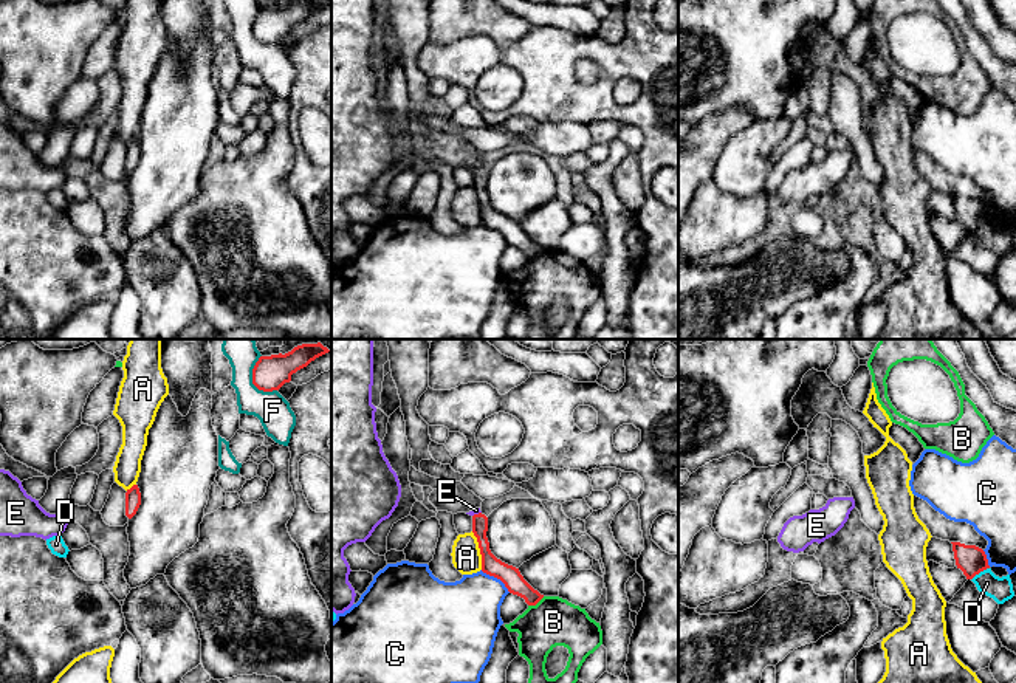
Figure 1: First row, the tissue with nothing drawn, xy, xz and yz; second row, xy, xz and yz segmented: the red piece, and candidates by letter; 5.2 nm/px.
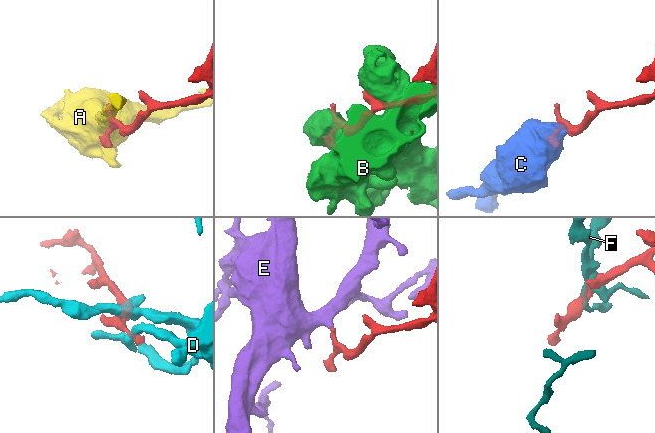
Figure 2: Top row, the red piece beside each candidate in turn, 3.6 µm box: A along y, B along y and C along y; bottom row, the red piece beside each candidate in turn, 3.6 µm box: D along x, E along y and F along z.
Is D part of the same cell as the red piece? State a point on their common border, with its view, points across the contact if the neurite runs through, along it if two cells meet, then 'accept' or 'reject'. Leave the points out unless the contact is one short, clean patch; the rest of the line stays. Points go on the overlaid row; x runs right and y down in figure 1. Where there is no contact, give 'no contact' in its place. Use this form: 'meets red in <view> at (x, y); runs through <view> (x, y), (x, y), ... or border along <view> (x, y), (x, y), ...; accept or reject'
meets red in yz at (979, 572); border along yz (988, 567), (971, 580); reject

